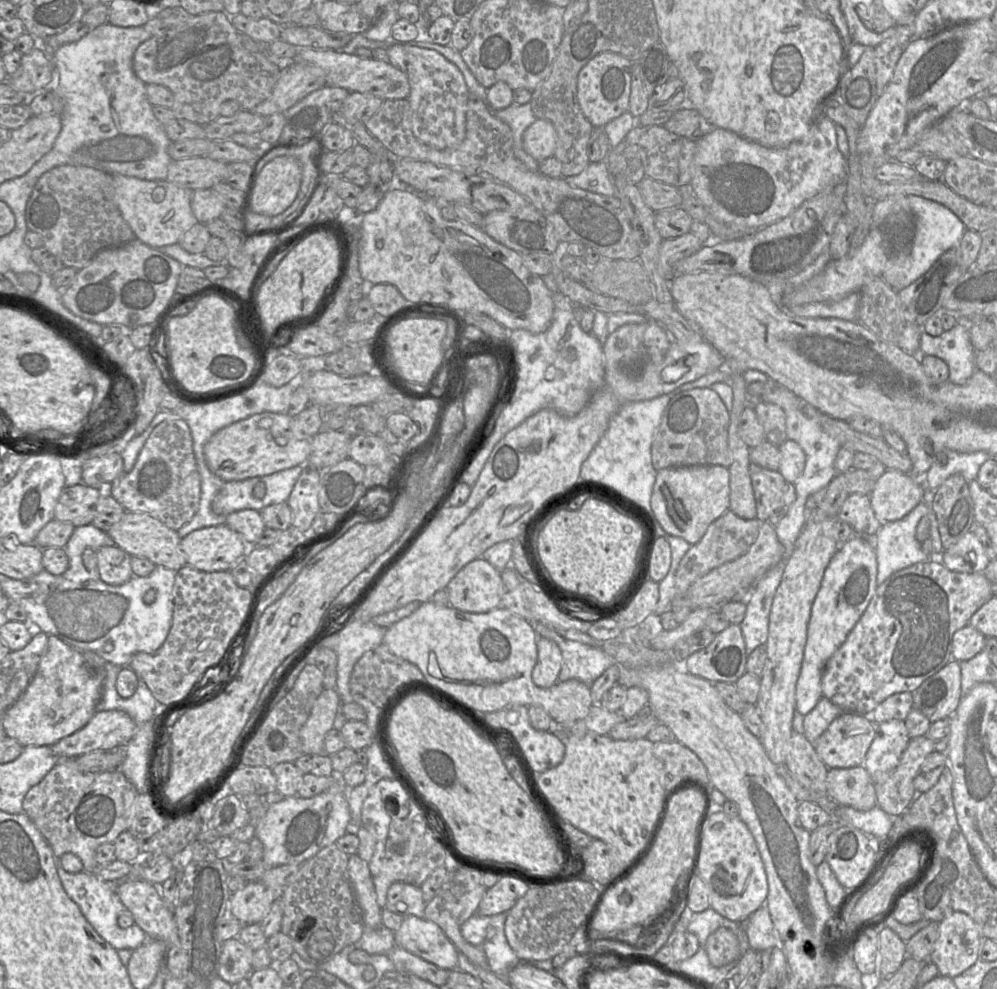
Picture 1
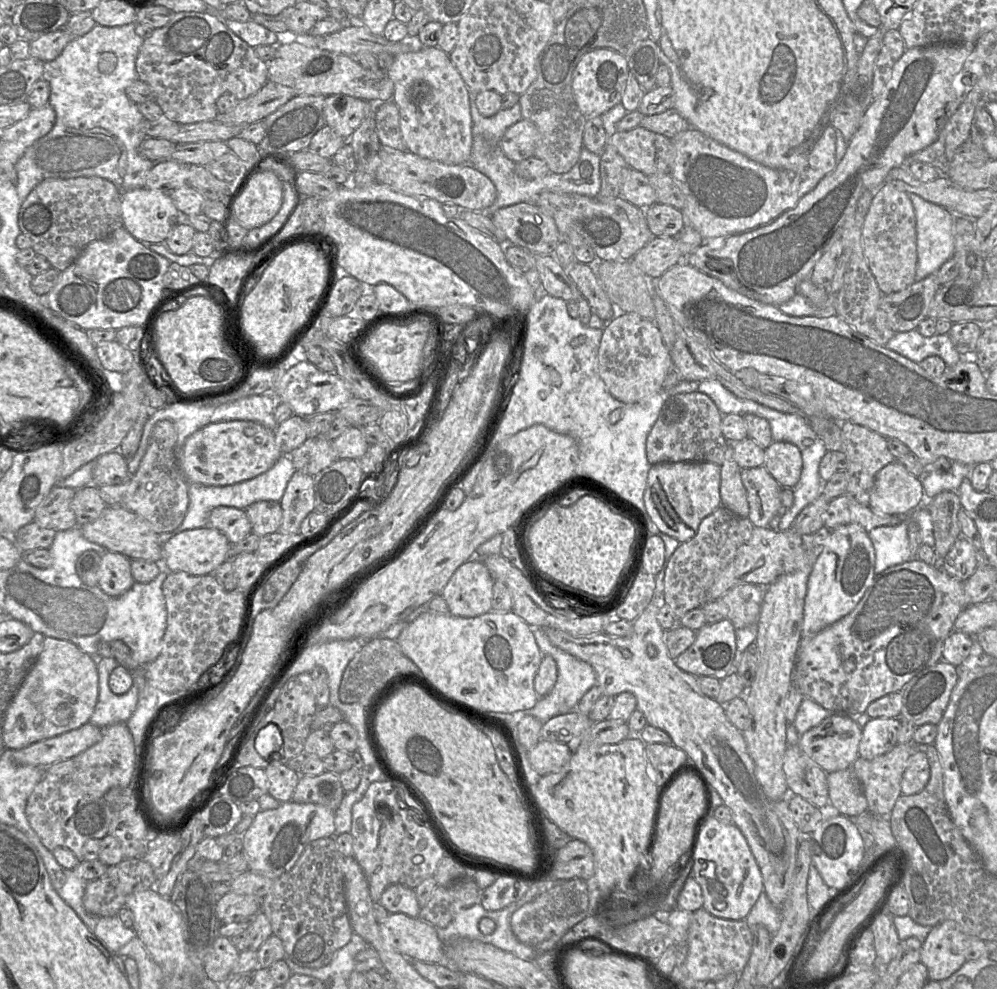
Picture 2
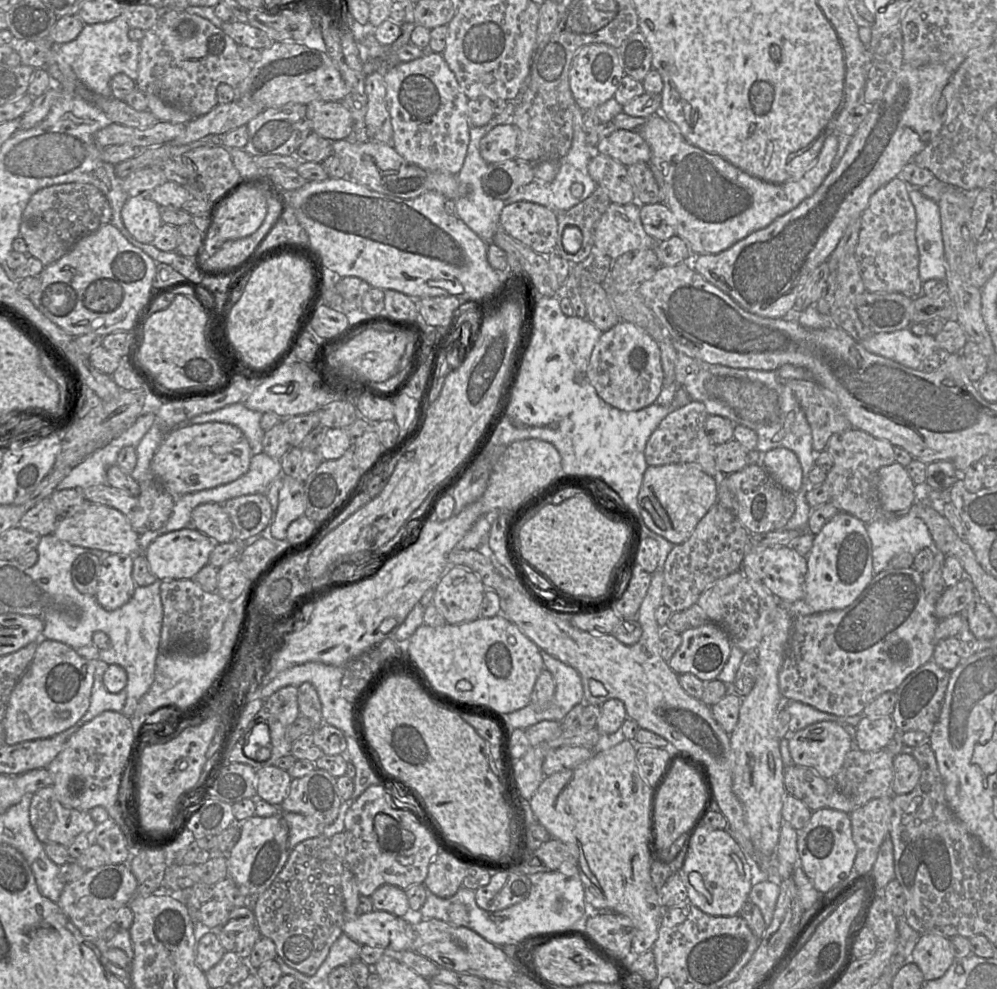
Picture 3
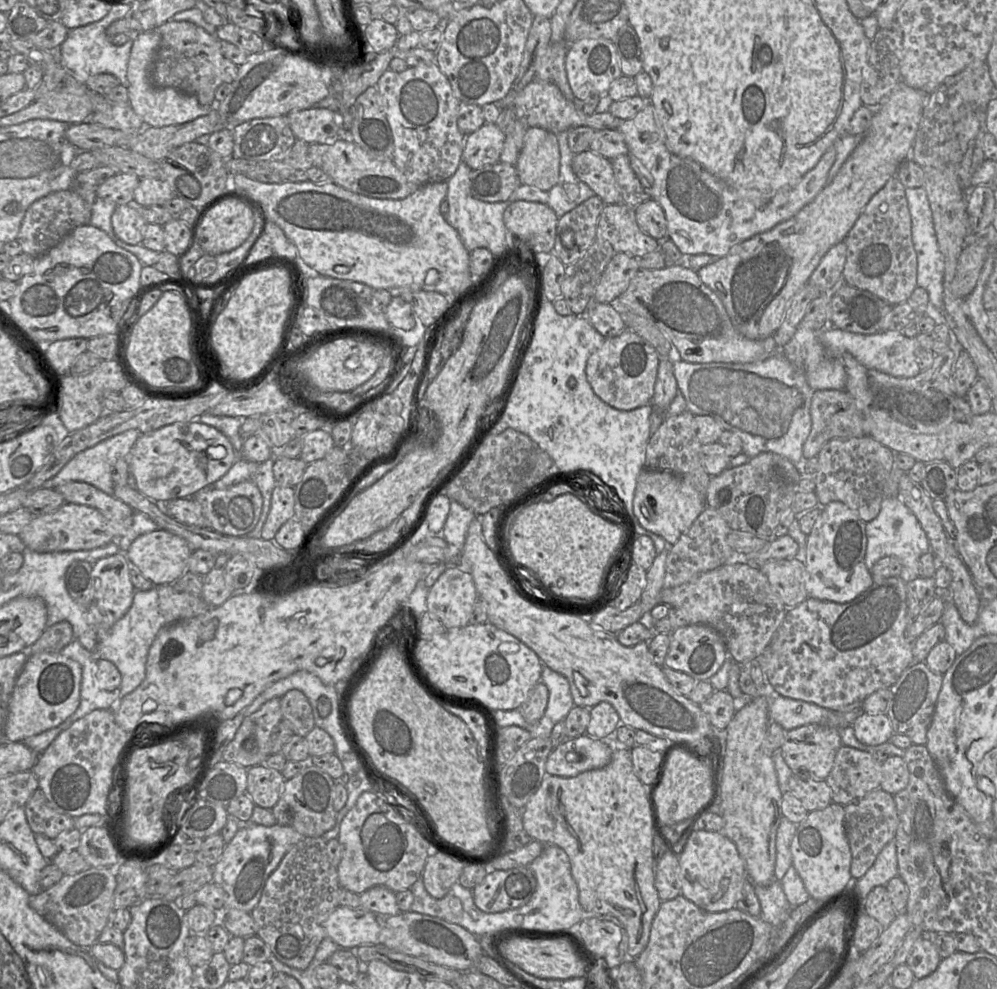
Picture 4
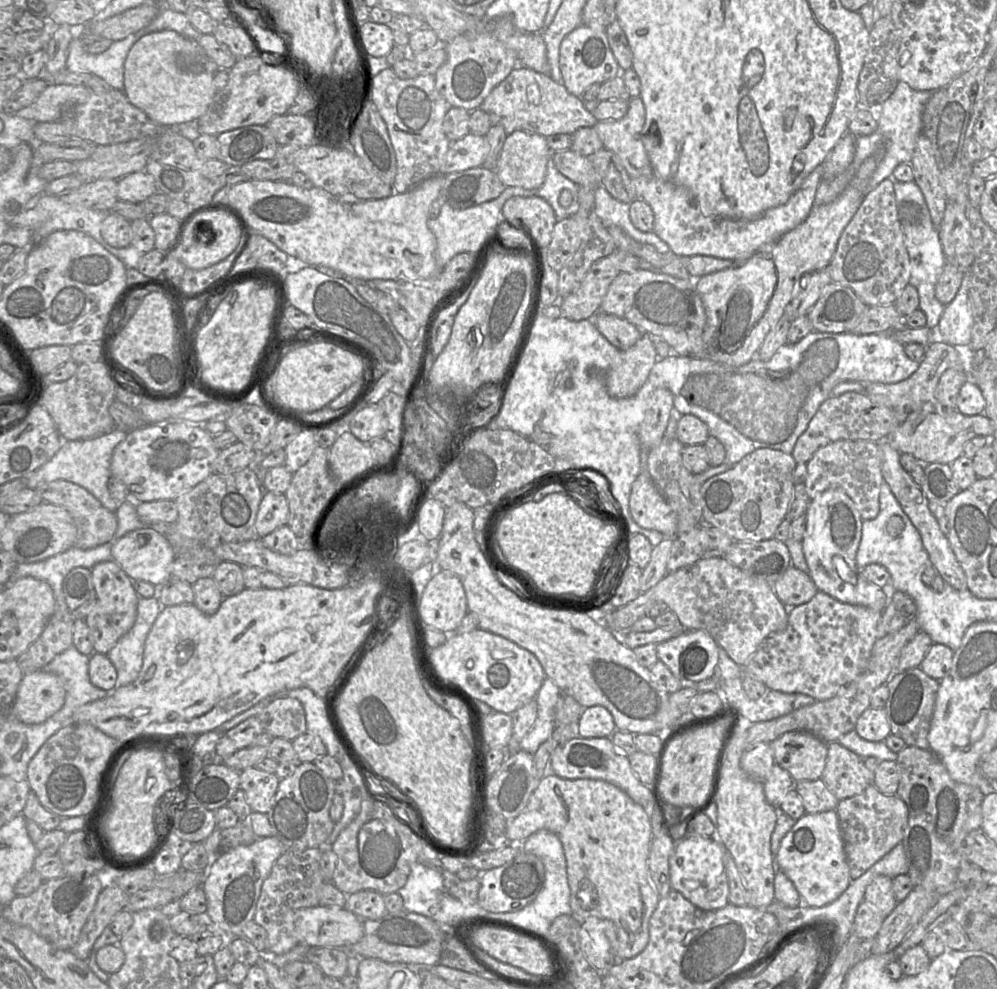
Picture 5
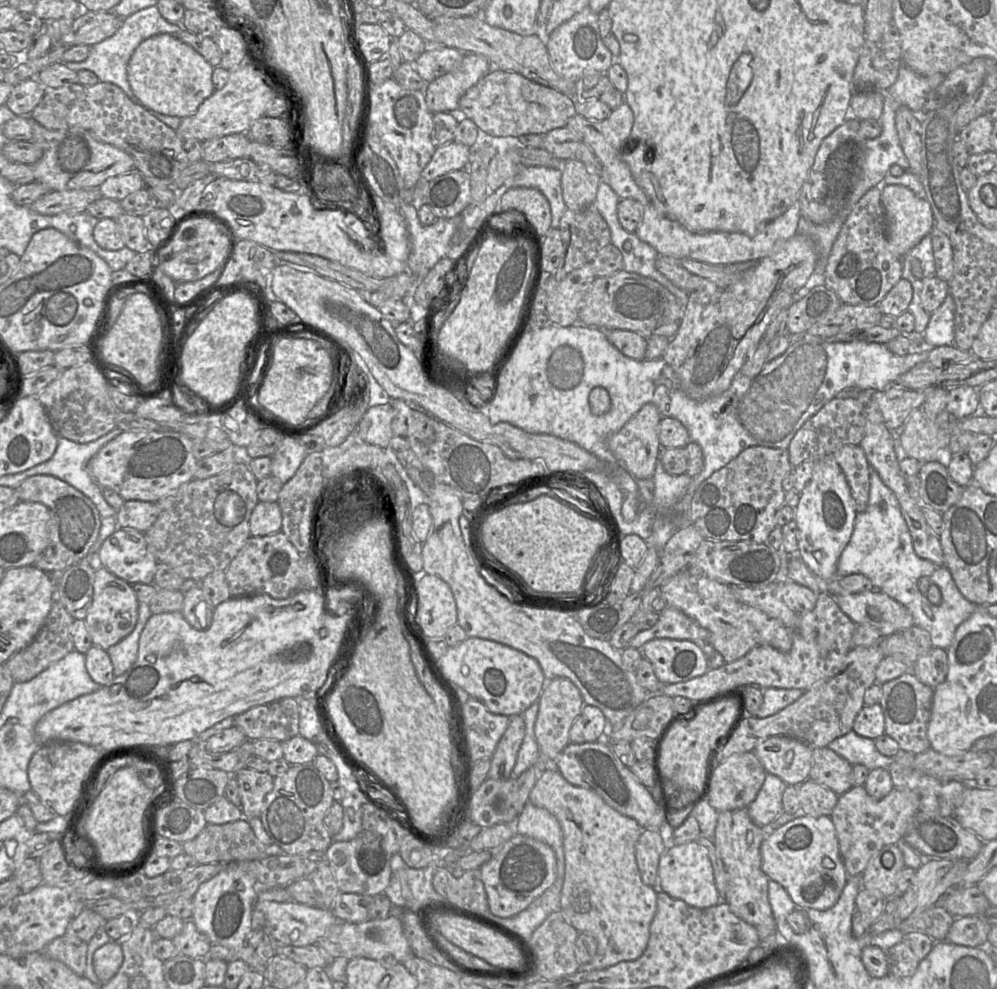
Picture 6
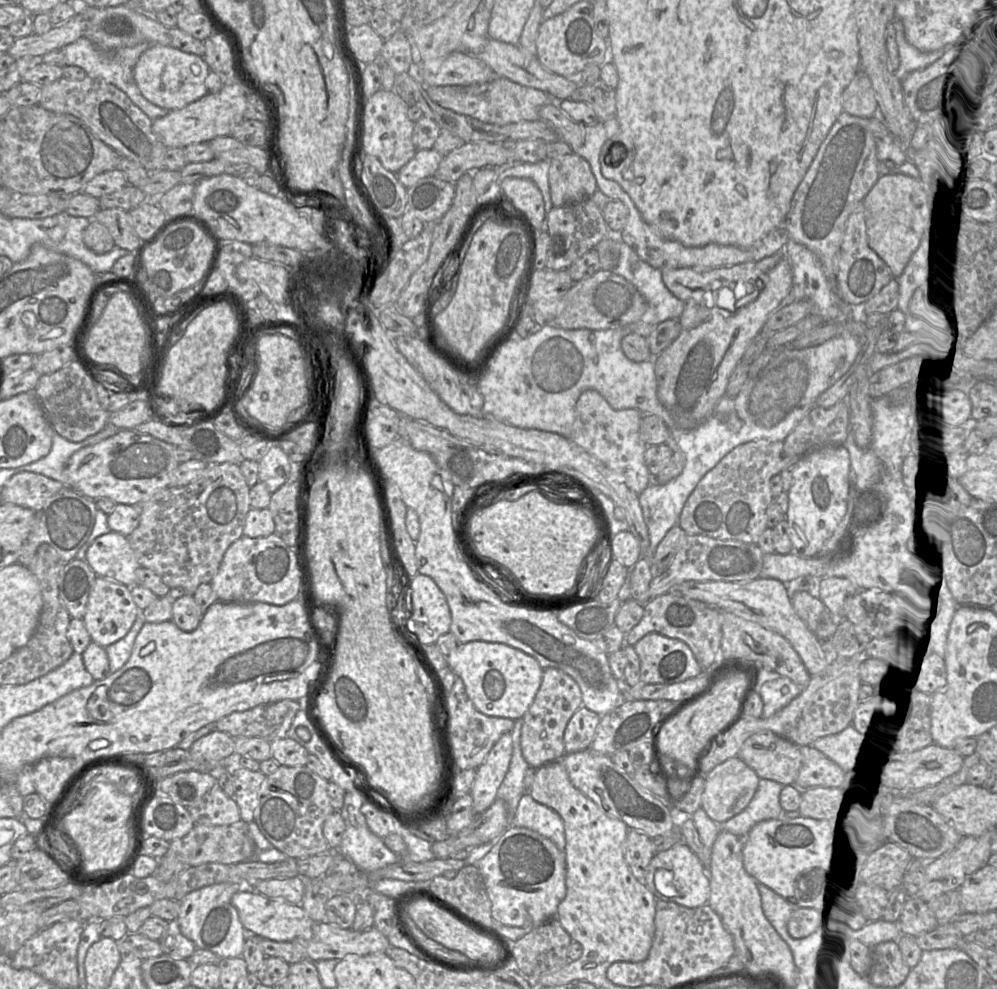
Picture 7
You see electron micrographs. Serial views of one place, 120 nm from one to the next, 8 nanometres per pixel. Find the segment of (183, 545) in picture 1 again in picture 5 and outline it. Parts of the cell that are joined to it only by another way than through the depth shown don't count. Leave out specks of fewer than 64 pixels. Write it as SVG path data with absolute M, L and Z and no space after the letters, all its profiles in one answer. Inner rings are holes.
M144 527L126 533L112 542L112 558L124 572L135 580L143 580L154 586L163 586L171 577L171 564L175 558L167 538L151 527Z

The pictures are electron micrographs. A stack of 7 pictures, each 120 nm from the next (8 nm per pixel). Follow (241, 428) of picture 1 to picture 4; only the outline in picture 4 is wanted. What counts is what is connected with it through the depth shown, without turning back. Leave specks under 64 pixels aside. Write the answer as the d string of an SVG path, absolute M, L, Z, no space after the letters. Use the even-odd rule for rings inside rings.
M189 421L142 433L124 458L129 474L135 479L135 488L149 499L164 504L192 497L219 480L238 459L238 454L218 429L199 421Z

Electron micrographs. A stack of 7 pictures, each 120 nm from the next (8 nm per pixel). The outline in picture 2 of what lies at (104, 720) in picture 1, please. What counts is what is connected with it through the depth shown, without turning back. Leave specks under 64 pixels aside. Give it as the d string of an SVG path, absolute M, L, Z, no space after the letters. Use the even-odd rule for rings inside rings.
M90 722L49 739L13 750L12 761L21 766L48 767L74 758L100 741L102 729Z

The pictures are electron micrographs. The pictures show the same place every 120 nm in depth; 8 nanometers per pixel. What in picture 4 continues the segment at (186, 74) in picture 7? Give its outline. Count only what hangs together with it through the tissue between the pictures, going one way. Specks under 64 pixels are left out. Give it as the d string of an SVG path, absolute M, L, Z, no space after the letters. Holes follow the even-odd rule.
M155 31L140 33L134 40L127 67L129 104L145 126L165 127L190 122L207 115L212 106L204 106L198 99L174 88L160 88L151 82L151 67L160 45L160 36Z

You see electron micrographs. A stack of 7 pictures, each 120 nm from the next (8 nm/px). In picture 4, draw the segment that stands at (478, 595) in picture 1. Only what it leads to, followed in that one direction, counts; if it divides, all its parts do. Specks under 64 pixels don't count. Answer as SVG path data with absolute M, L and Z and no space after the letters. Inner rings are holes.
M447 565L435 584L428 590L427 612L438 618L445 629L469 625L477 590L472 575L466 569Z

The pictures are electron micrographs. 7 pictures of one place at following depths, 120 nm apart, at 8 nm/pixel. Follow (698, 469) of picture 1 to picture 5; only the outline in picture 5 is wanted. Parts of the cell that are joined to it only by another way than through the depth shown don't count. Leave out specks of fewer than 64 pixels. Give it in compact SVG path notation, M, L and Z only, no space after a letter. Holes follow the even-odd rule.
M641 472L634 480L629 510L631 517L640 527L656 530L665 538L676 535L676 514L656 488L648 472Z

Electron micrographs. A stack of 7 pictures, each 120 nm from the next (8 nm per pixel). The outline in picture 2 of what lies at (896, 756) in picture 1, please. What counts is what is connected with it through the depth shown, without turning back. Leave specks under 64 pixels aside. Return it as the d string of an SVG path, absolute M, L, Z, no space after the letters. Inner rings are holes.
M871 718L862 728L859 757L871 760L898 744L900 718Z

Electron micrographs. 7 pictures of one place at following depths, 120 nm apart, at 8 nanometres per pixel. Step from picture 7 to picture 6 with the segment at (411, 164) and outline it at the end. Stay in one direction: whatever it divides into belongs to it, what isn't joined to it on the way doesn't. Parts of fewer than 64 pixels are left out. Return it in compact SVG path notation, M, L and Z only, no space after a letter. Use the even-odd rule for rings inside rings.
M454 141L437 147L431 160L420 175L417 184L431 180L454 170L467 168L471 160L470 147Z

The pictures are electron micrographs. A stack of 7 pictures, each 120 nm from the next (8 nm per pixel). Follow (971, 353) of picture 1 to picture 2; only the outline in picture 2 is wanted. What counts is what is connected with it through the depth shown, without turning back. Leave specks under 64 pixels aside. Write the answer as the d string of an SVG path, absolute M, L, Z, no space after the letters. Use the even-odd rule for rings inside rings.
M917 329L899 332L887 342L885 347L916 363L930 356L939 356L950 367L961 360L961 354L954 348L948 334L924 337Z

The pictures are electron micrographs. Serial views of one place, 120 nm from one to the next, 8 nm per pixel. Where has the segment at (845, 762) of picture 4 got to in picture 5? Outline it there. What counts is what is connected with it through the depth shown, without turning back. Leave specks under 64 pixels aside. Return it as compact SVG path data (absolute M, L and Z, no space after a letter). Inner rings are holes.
M837 741L828 743L826 765L820 779L840 801L861 794L872 784L870 772L861 758Z

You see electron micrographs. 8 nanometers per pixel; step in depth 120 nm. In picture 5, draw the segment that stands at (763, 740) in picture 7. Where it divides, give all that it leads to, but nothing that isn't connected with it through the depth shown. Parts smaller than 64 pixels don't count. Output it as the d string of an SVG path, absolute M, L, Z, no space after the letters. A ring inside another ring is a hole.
M791 731L770 742L775 764L785 769L795 782L821 777L826 765L828 743L805 731Z

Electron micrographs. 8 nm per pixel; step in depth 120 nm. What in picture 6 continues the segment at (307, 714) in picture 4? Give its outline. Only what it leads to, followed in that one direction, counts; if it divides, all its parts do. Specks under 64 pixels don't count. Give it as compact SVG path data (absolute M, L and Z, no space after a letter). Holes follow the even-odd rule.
M292 697L259 705L234 717L247 740L271 739L280 742L299 735L300 710Z

